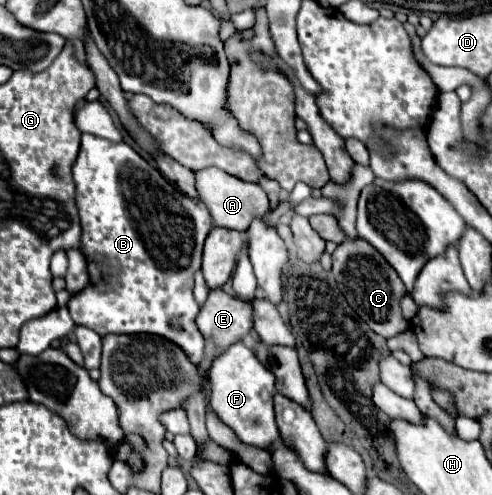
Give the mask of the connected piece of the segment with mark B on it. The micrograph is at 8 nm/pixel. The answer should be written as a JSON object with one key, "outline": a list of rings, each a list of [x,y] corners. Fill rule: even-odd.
{"outline":[[[84,133],[82,135],[82,147],[80,147],[78,159],[72,167],[72,173],[74,173],[74,181],[76,181],[76,205],[78,205],[80,223],[82,223],[82,253],[84,253],[88,263],[106,263],[104,269],[100,269],[100,271],[90,267],[90,283],[76,297],[72,297],[68,301],[68,311],[74,319],[74,323],[88,327],[102,337],[110,335],[110,333],[154,333],[154,335],[162,335],[168,341],[174,341],[176,345],[180,345],[186,351],[186,355],[190,357],[190,361],[202,363],[206,357],[206,353],[204,353],[206,339],[200,333],[200,329],[196,327],[196,315],[200,311],[200,305],[196,303],[192,289],[194,289],[194,273],[200,269],[200,263],[202,263],[204,239],[214,225],[214,221],[210,221],[210,213],[206,213],[202,203],[198,203],[198,201],[190,199],[188,195],[184,195],[182,191],[178,191],[170,181],[166,181],[166,177],[156,167],[152,167],[136,149],[132,149],[126,143],[112,143],[112,141],[94,137],[90,133]],[[170,321],[178,321],[178,327],[172,327]]]}

